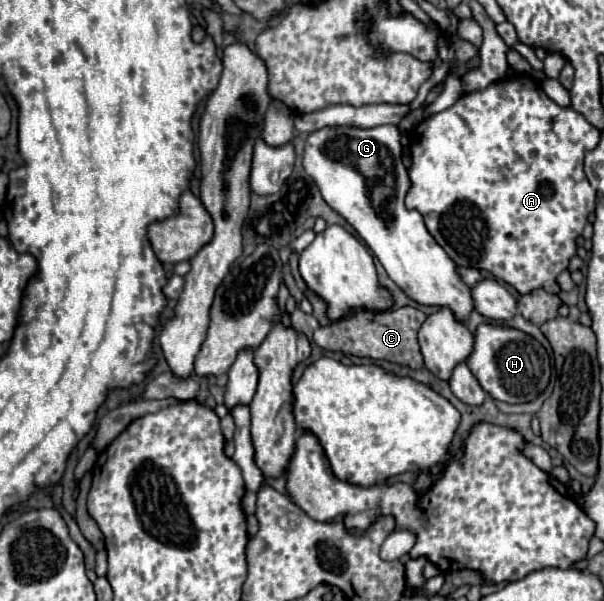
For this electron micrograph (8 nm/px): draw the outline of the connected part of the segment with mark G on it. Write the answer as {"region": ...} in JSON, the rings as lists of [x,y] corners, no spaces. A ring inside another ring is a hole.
{"region":[[[397,126],[375,128],[321,128],[309,134],[303,152],[303,168],[315,180],[323,200],[339,212],[365,240],[365,244],[379,258],[389,278],[417,304],[451,308],[457,320],[467,322],[475,310],[471,288],[461,280],[455,262],[443,252],[423,224],[423,216],[405,206],[405,194],[409,190],[407,168],[401,162],[401,144]]]}

